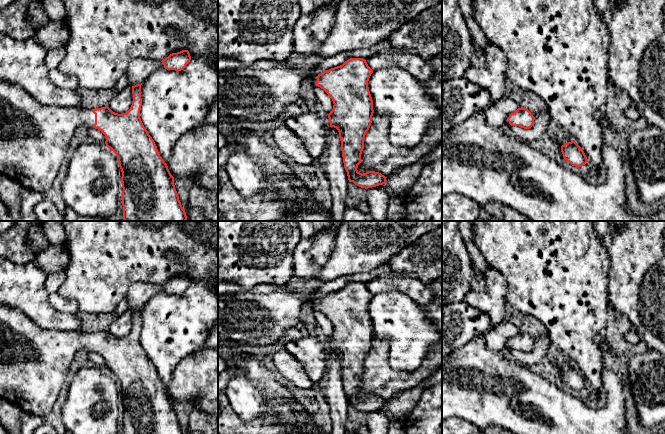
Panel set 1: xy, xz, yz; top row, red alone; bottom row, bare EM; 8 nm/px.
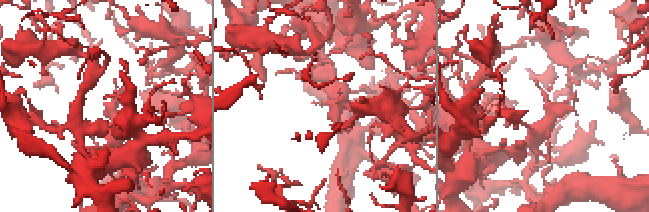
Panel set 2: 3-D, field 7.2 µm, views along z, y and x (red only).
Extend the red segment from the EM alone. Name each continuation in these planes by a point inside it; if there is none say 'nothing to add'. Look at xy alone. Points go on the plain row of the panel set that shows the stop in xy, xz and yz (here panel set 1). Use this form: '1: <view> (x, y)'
1: xy (34, 362)

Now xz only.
1: xz (261, 316)

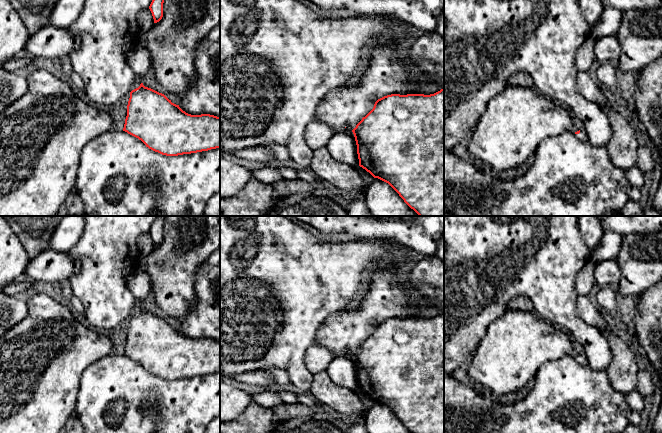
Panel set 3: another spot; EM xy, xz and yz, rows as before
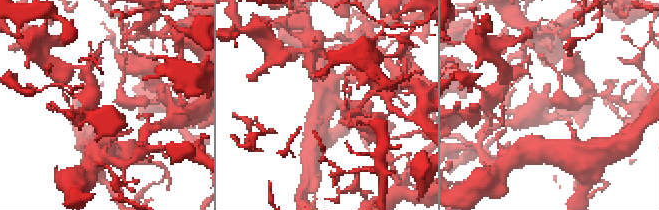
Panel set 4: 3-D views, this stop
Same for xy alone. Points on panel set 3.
nothing to add

